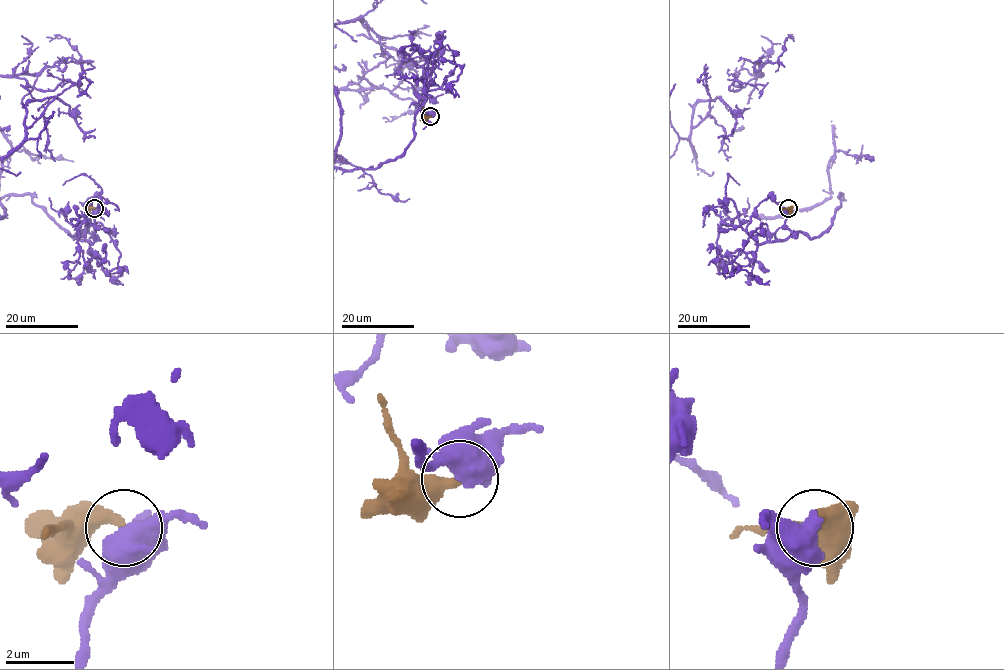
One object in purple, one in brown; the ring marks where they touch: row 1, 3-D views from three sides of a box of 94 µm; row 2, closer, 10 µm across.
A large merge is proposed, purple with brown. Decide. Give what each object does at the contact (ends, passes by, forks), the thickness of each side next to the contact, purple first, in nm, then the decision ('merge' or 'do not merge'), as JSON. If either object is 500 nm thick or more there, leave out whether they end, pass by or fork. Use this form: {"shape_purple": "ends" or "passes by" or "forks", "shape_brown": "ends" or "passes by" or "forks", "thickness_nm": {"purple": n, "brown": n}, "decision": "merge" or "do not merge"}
{"thickness_nm": {"purple": 750, "brown": 360}, "decision": "merge"}

